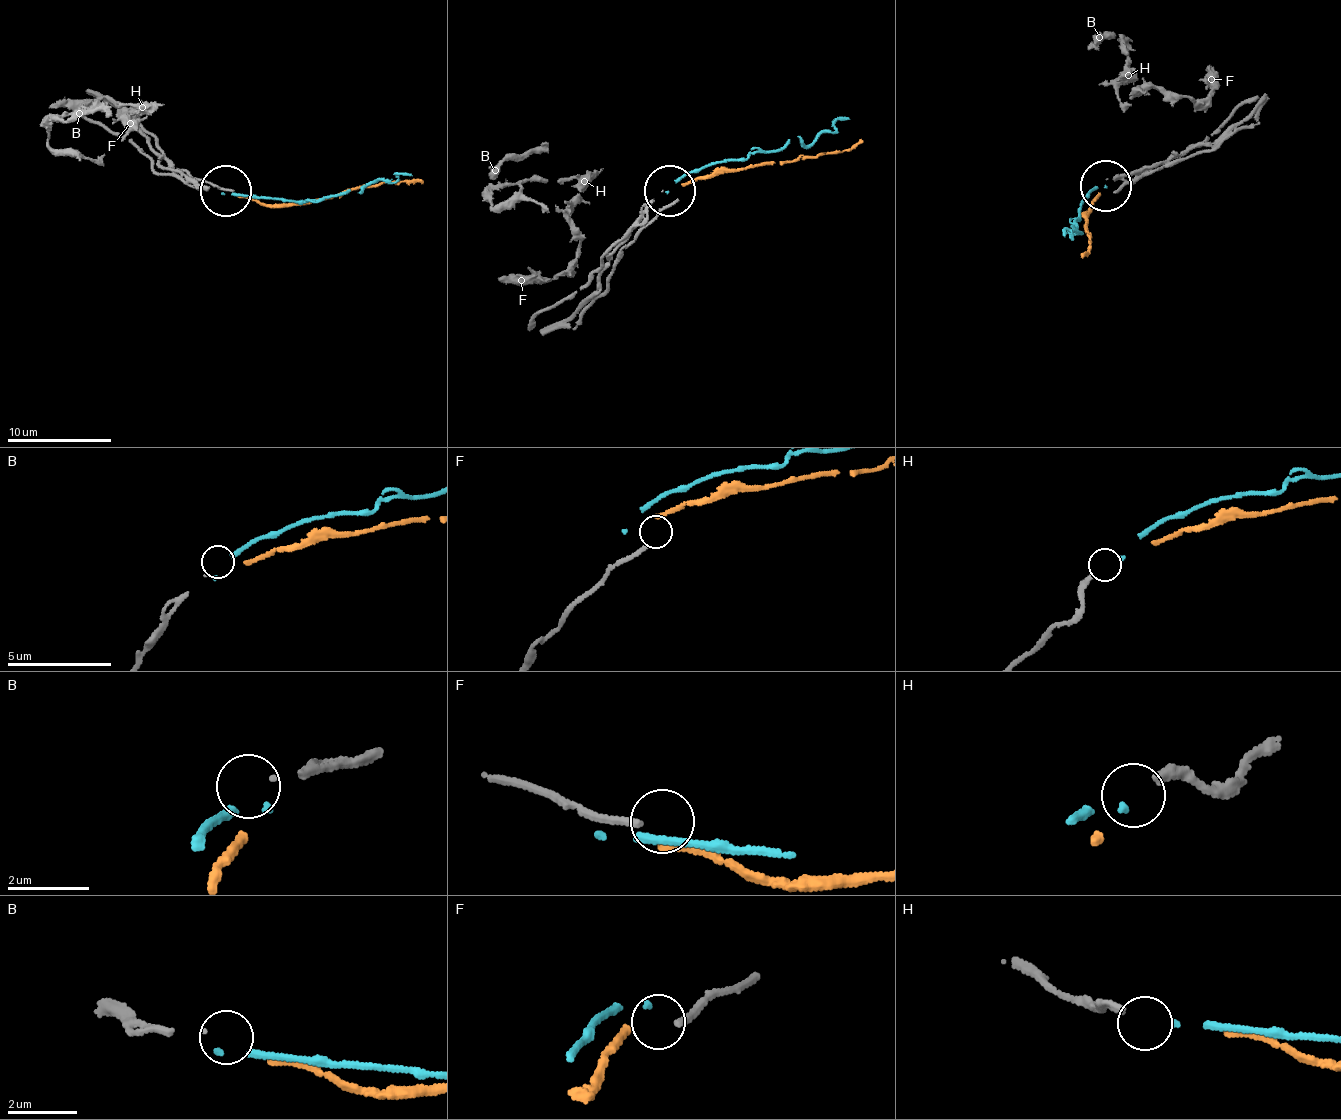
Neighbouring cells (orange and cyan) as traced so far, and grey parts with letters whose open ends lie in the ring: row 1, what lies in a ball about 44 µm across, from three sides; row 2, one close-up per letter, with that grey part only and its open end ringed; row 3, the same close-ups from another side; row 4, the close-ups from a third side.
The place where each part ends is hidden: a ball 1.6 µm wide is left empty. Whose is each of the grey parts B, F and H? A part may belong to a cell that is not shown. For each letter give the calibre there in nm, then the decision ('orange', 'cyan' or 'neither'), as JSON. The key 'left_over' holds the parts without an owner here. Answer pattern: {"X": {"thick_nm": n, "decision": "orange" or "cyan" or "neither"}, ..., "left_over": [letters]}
{"B": {"thick_nm": 50, "decision": "neither"}, "F": {"thick_nm": 180, "decision": "neither"}, "H": {"thick_nm": 200, "decision": "cyan"}, "left_over": ["B", "F"]}

